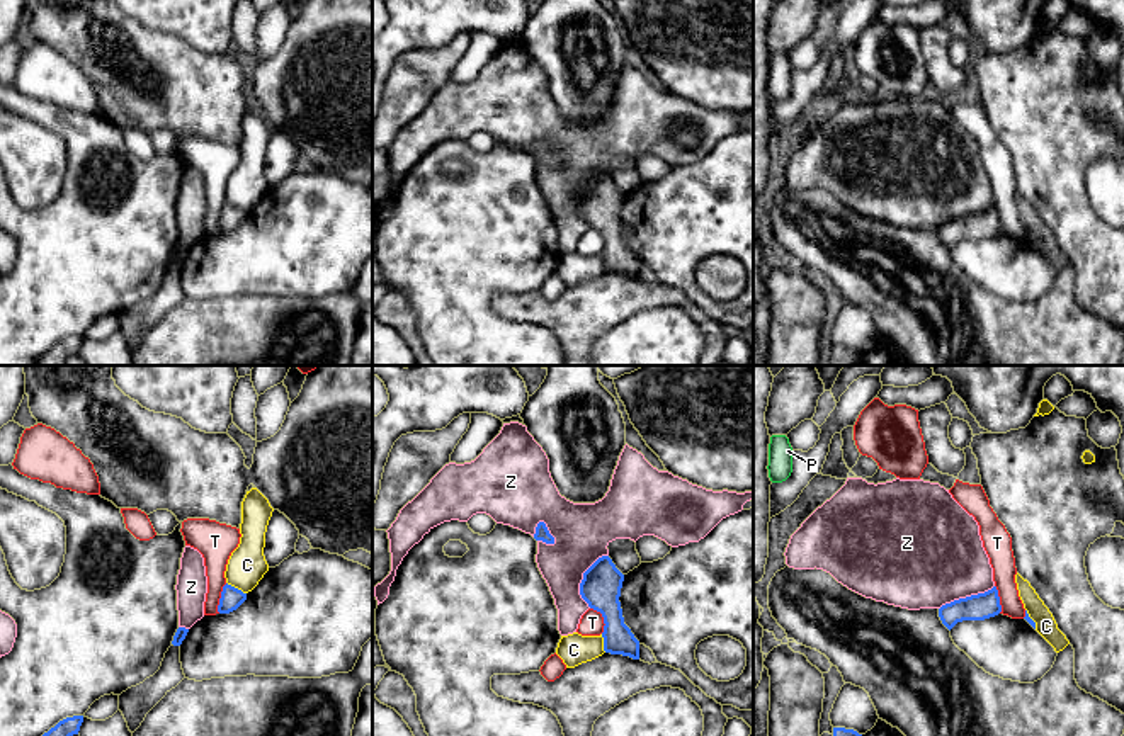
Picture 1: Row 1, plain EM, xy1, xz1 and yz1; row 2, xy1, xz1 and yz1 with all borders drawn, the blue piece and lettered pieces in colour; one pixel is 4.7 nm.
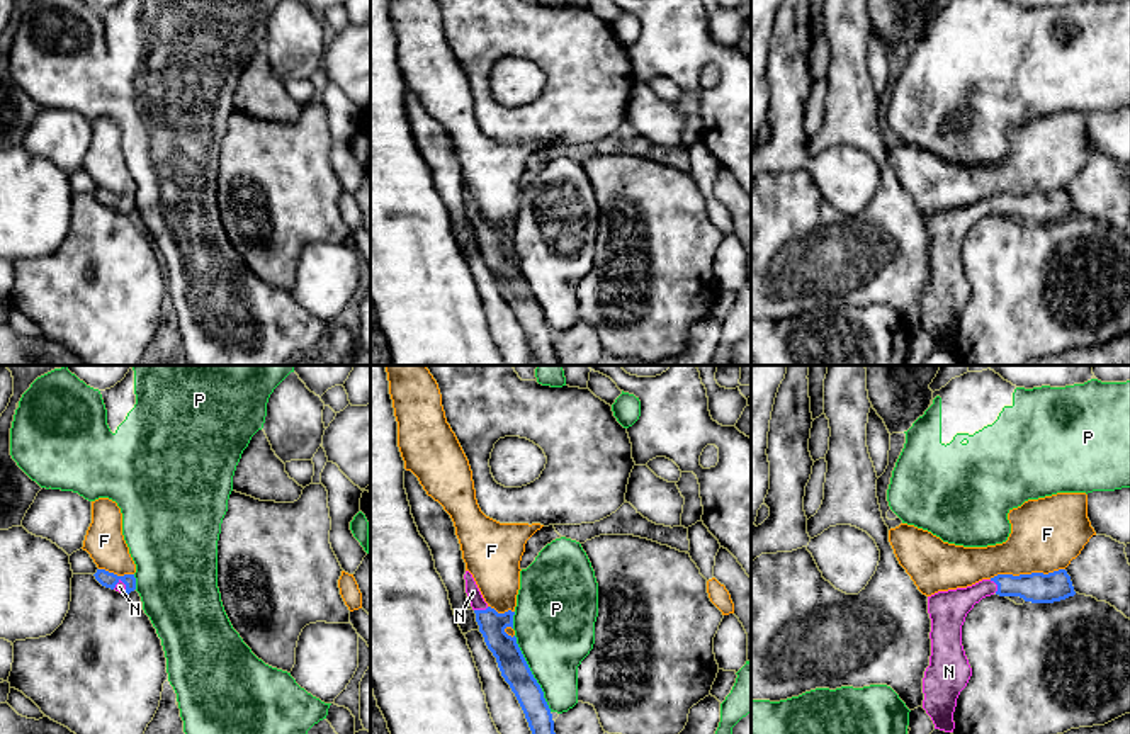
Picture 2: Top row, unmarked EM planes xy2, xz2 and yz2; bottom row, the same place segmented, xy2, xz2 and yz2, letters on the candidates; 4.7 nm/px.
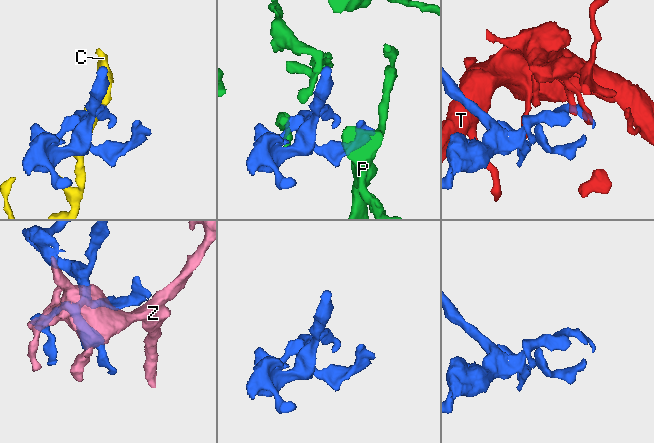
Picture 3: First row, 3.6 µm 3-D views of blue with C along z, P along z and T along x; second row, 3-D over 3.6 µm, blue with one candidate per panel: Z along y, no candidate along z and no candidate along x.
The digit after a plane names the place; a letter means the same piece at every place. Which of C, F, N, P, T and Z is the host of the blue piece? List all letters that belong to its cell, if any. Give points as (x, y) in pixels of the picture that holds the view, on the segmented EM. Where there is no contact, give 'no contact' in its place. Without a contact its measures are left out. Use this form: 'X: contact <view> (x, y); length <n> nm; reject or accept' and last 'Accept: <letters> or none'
C: contact xy1 (237, 588); length 110 nm; reject
F: contact yz2 (1027, 575); length 360 nm; reject
N: contact yz2 (996, 583); length 70 nm; accept
P: contact xz2 (531, 673); length 400 nm; reject
T: contact xz1 (604, 619); length 140 nm; reject
Z: contact xz1 (584, 578); length 280 nm; reject
Accept: N

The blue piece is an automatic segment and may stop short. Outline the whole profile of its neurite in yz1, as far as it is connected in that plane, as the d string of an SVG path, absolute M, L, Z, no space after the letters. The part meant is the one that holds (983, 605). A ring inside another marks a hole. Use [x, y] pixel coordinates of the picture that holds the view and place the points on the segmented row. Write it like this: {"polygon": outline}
{"polygon": "M996 586L985 593L971 595L954 600L939 609L942 624L951 631L962 620L985 620L1002 612L1000 597Z"}

